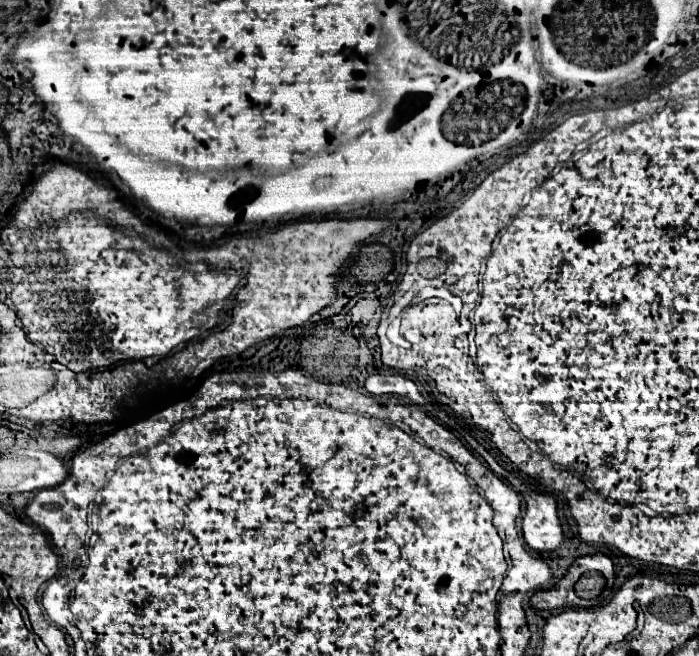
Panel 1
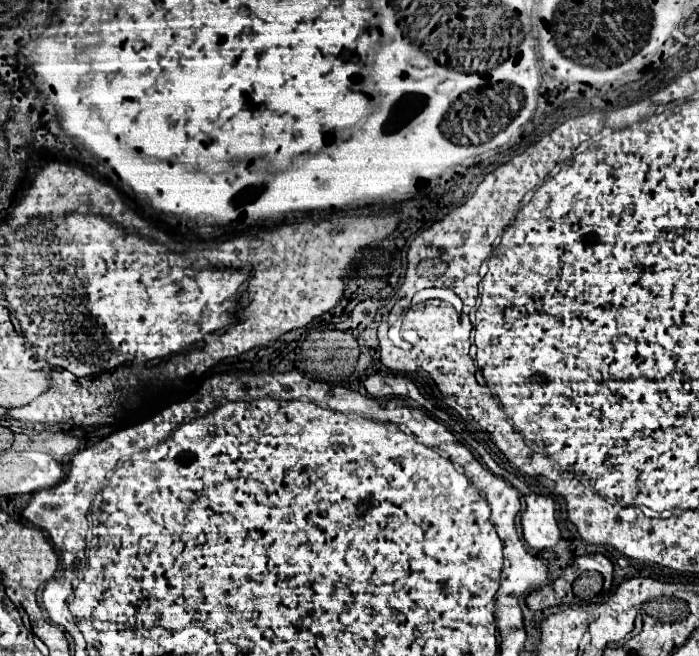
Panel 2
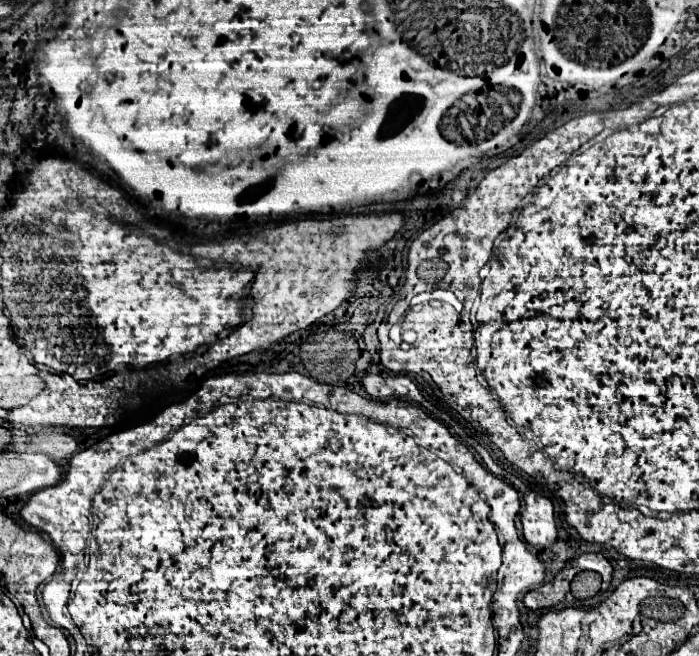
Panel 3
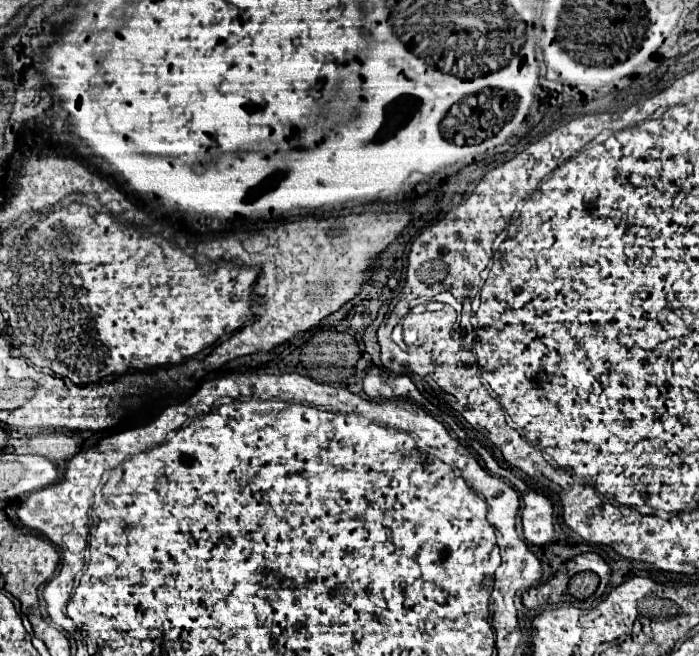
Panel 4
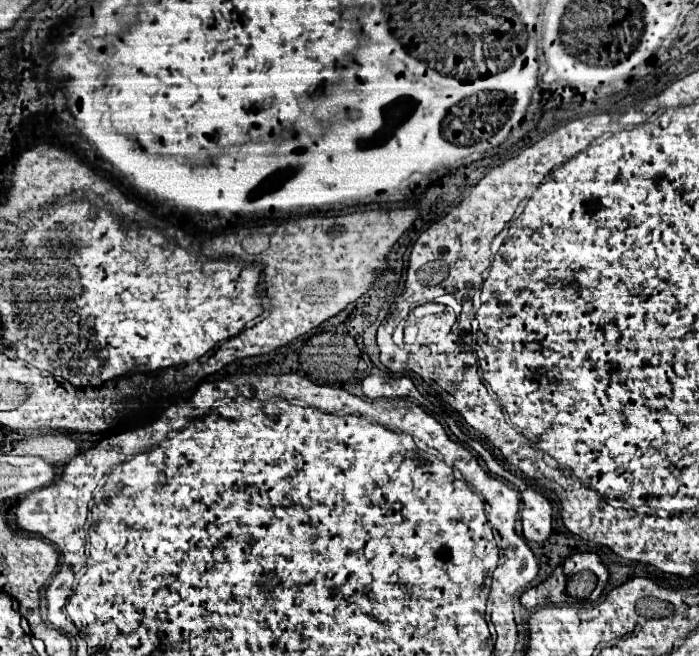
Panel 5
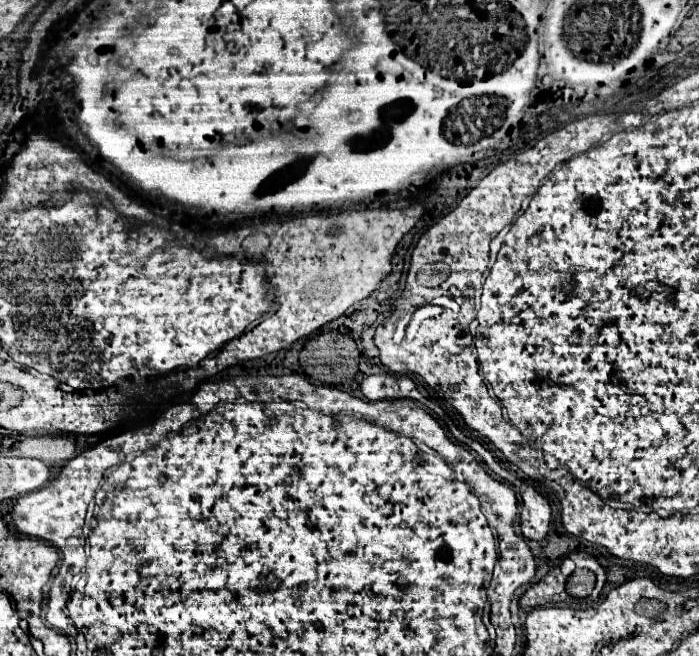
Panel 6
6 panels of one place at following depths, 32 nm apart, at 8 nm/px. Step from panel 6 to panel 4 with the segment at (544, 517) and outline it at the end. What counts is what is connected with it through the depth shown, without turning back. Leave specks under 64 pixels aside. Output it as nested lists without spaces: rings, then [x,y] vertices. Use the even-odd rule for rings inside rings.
[[[536,492],[524,494],[524,510],[522,510],[522,526],[524,538],[530,544],[544,546],[554,540],[554,516],[552,504],[546,496]]]

